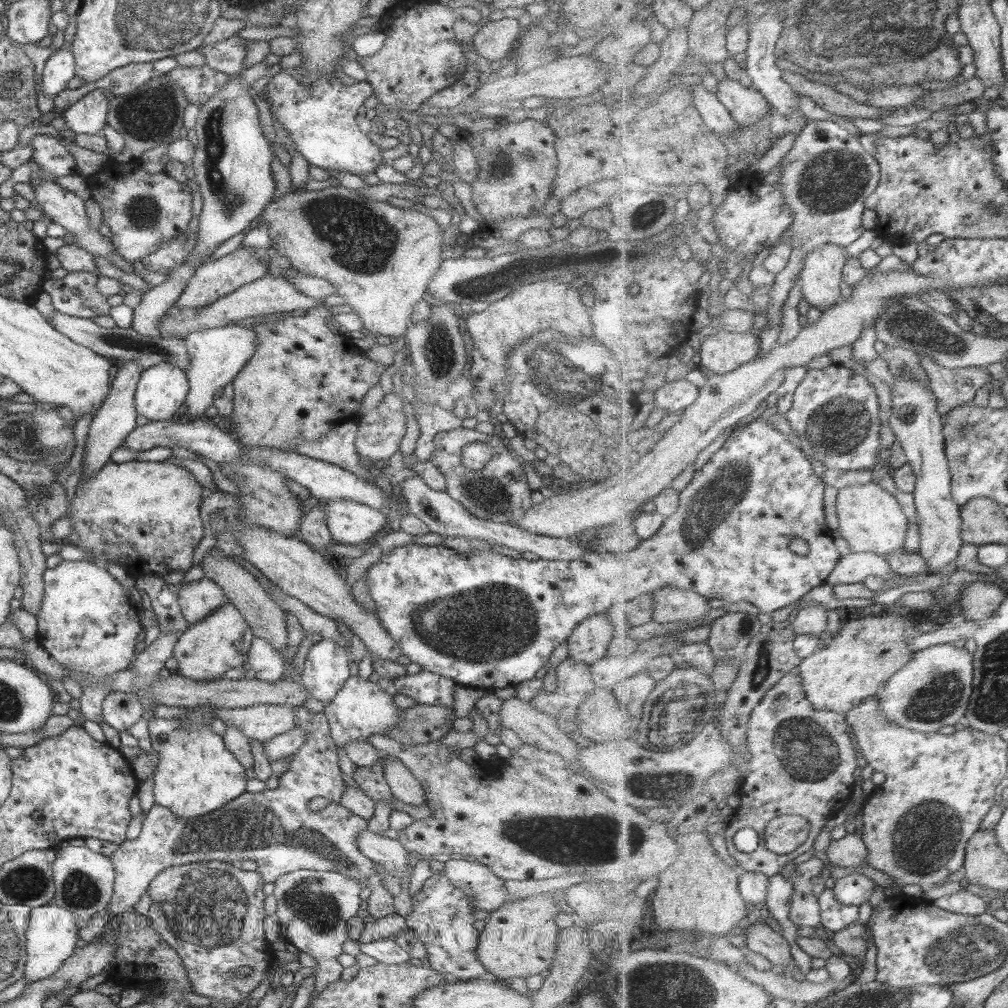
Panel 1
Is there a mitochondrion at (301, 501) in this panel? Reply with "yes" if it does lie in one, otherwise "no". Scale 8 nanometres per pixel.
no

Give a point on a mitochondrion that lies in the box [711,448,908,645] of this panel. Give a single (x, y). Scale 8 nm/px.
(745, 626)

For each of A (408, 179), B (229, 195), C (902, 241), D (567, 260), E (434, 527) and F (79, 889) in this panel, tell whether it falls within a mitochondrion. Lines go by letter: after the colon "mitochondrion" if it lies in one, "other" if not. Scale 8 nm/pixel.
A: other
B: mitochondrion
C: other
D: other
E: other
F: mitochondrion

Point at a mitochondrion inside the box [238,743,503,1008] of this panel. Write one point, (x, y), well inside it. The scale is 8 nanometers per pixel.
(316, 907)

